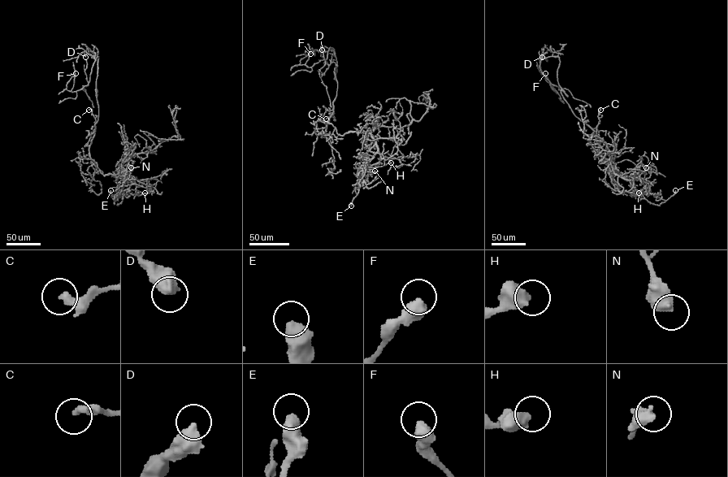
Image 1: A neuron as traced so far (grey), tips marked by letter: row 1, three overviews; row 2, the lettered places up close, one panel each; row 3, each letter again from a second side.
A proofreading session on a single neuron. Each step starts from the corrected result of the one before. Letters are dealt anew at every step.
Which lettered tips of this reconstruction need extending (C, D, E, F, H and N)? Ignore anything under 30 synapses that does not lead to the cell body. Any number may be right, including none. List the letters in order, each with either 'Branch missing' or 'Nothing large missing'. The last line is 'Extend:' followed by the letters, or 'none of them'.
C: Nothing large missing
D: Nothing large missing
E: Nothing large missing
F: Nothing large missing
H: Nothing large missing
N: Nothing large missing
Extend: none of them

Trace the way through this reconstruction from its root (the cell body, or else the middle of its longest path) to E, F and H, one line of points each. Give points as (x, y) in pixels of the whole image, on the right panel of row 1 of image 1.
E: (594, 131), (607, 147), (604, 158), (614, 169), (612, 175), (613, 171), (638, 191), (665, 200), (675, 190)
F: (594, 131), (574, 115), (561, 93), (558, 57), (543, 58), (539, 65), (556, 92), (545, 73)
H: (594, 131), (607, 147), (604, 158), (614, 169), (612, 175), (613, 171), (638, 191), (643, 189), (639, 192)

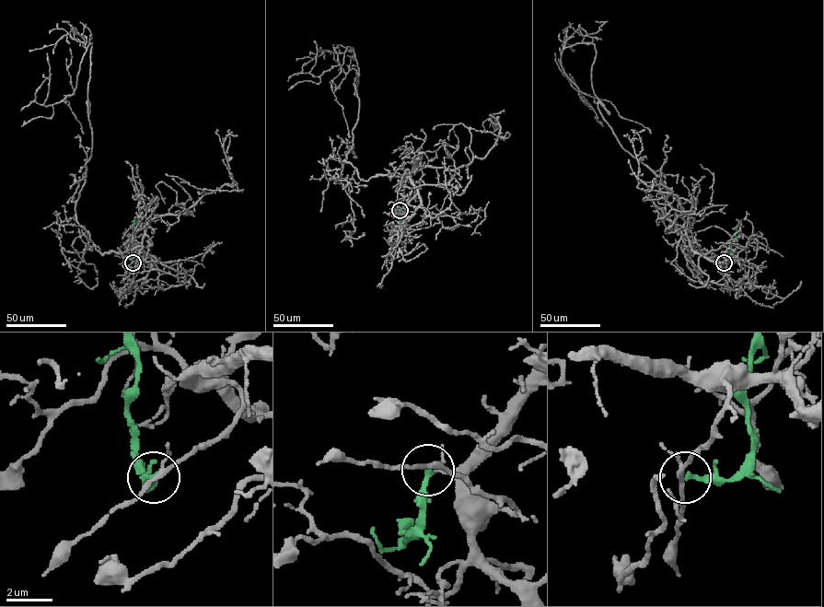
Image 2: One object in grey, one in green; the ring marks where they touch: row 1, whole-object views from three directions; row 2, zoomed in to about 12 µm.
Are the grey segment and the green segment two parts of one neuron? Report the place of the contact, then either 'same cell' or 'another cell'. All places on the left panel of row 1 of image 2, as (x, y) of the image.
(133, 262) | another cell

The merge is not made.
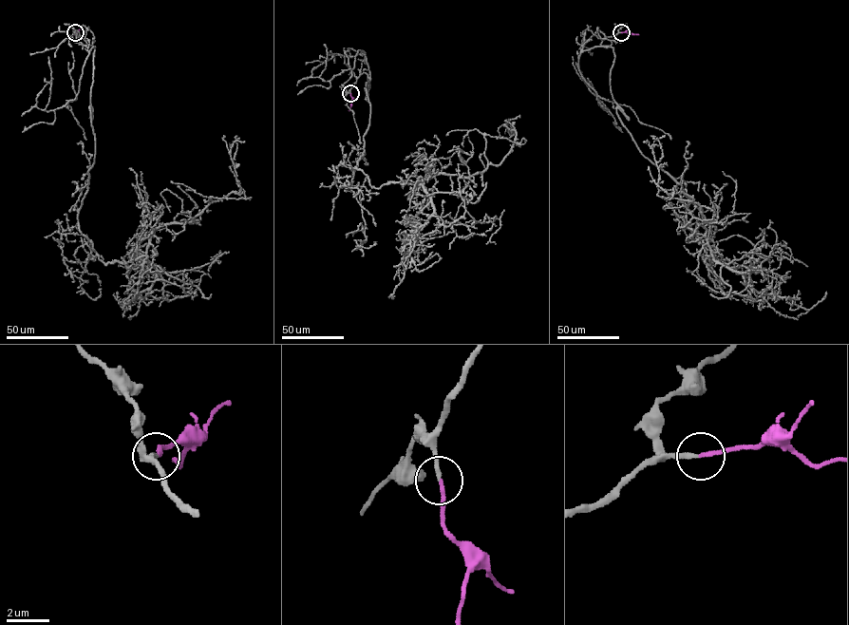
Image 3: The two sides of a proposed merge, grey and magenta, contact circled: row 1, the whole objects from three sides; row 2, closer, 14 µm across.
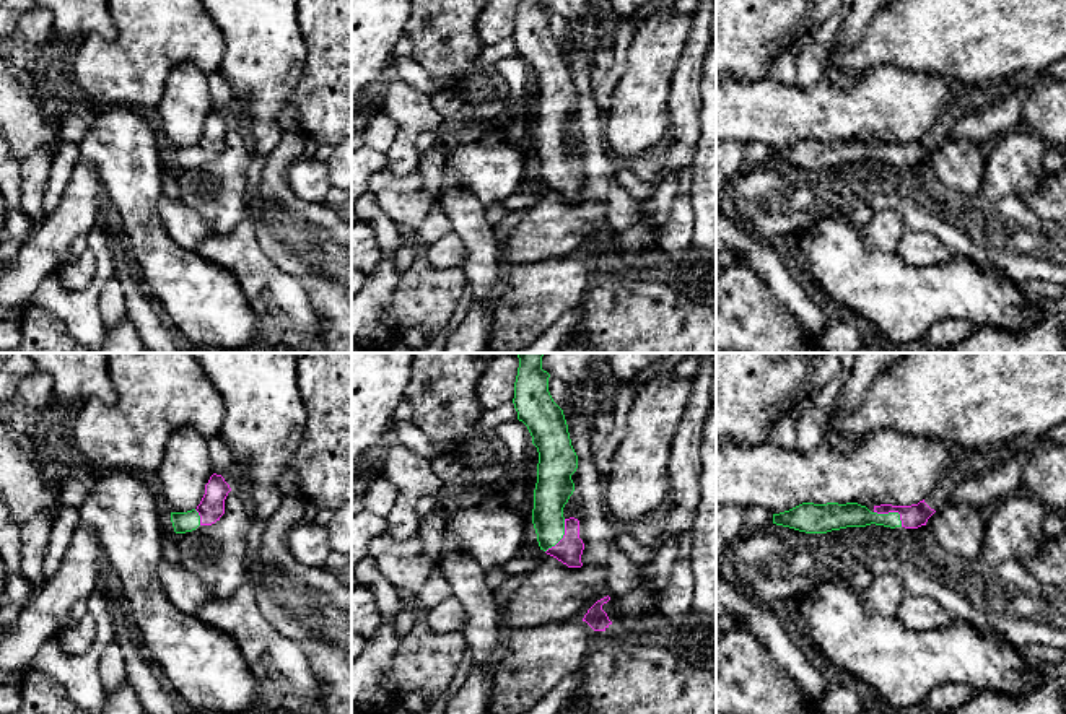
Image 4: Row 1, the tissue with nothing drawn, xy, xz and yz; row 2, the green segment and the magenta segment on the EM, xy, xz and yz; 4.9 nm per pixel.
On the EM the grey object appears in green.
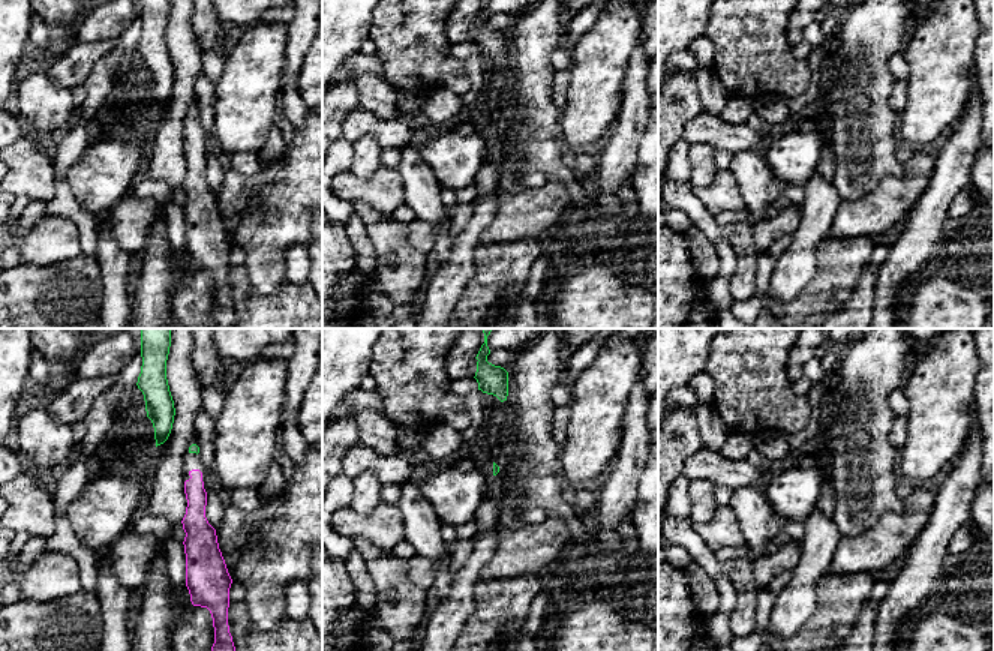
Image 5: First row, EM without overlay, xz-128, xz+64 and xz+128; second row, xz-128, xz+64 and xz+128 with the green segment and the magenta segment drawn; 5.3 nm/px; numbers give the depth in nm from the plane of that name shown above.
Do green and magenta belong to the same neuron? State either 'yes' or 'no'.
yes

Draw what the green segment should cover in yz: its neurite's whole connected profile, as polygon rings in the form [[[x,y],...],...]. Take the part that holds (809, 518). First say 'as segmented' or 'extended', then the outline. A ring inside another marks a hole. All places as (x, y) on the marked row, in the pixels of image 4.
extended; [[[924,499],[911,506],[874,506],[871,512],[858,503],[802,503],[789,511],[773,514],[773,524],[789,527],[806,533],[827,533],[846,527],[866,527],[871,524],[884,527],[918,529],[926,525],[936,511]]]

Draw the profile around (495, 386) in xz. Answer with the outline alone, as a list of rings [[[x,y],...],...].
[[[498,353],[477,382],[477,402],[482,410],[493,410],[514,398],[518,353]]]

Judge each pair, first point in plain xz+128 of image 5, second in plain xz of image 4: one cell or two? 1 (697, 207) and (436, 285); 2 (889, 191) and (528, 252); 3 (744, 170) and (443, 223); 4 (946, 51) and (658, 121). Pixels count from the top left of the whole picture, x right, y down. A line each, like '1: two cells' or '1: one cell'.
1: one cell
2: one cell
3: two cells
4: one cell

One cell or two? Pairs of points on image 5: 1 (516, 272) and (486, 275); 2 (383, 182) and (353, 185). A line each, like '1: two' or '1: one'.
1: one
2: one

